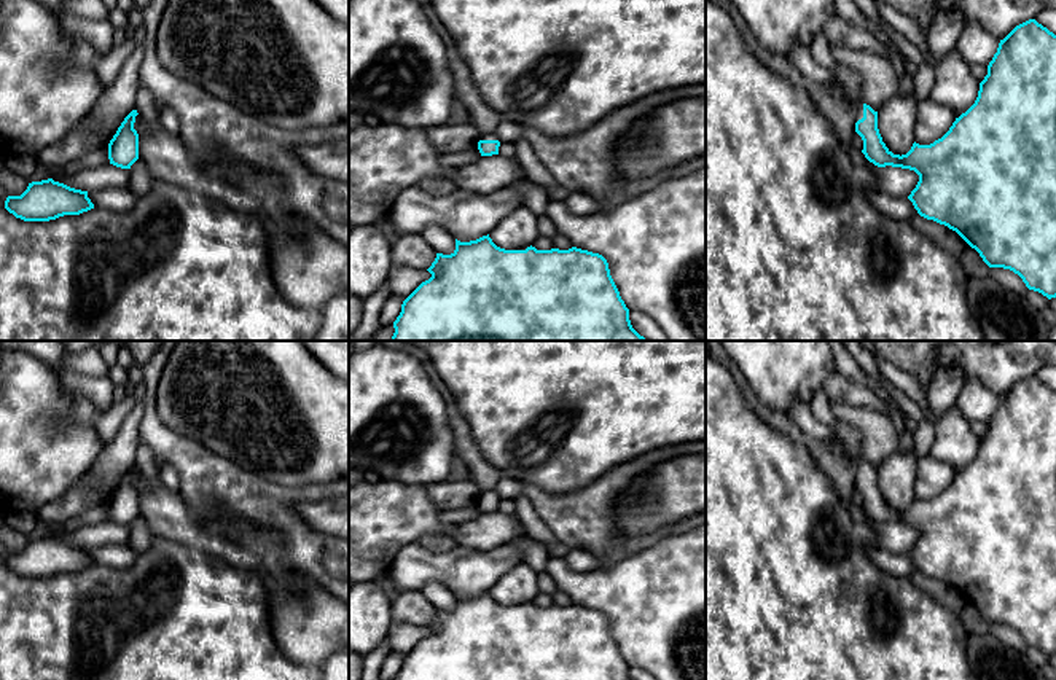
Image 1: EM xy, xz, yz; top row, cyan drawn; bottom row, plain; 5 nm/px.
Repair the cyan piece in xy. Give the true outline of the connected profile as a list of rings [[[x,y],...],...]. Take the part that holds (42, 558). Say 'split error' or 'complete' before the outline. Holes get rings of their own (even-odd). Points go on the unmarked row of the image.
complete; [[[53,535],[32,538],[21,553],[8,553],[5,565],[24,578],[49,578],[94,565],[88,548],[70,545]]]

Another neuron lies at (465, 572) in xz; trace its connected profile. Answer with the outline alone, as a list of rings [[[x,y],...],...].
[[[416,541],[397,553],[390,573],[398,594],[420,592],[427,583],[436,581],[454,596],[470,599],[487,592],[521,562],[521,551],[510,543],[486,551],[457,545],[448,553],[433,553]]]

